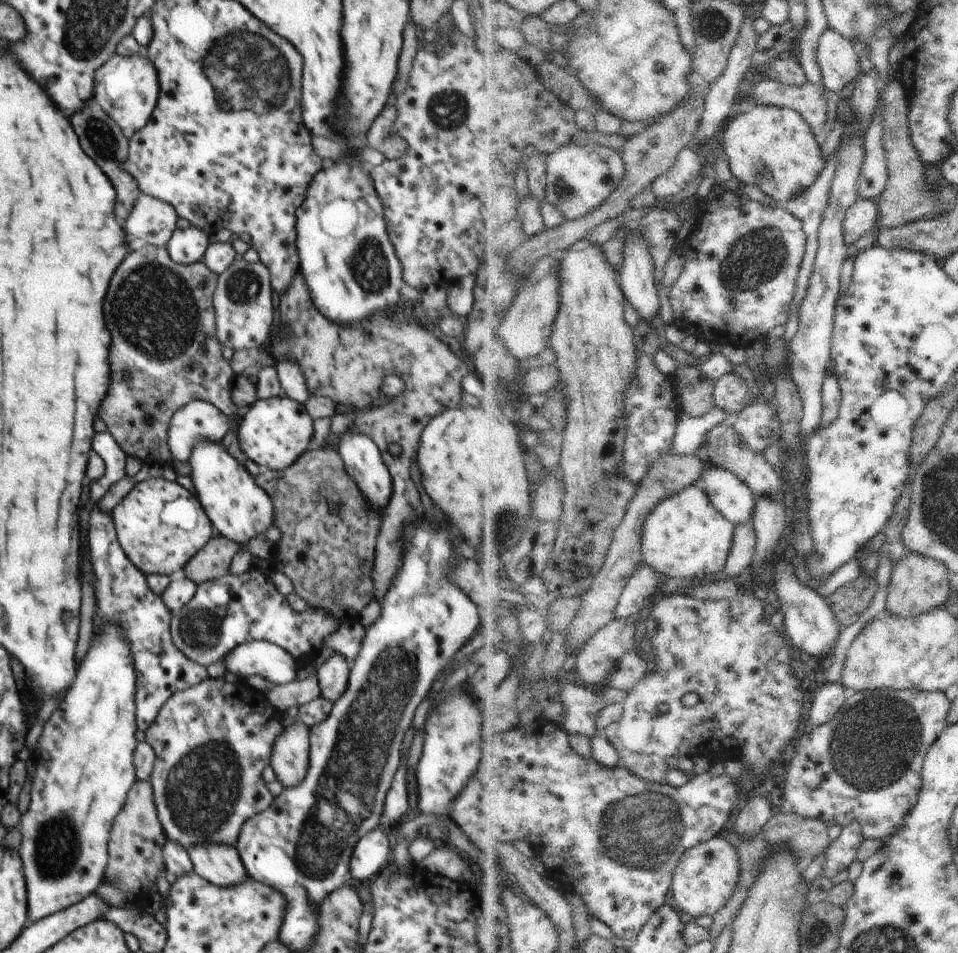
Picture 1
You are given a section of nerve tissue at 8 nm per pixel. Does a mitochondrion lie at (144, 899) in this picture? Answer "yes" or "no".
no

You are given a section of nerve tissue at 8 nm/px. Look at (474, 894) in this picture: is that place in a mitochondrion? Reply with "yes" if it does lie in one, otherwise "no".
no

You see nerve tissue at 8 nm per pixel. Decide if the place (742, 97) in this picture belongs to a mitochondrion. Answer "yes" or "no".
no

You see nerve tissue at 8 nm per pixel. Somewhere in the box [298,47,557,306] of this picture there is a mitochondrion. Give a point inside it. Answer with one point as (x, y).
(370, 267)

